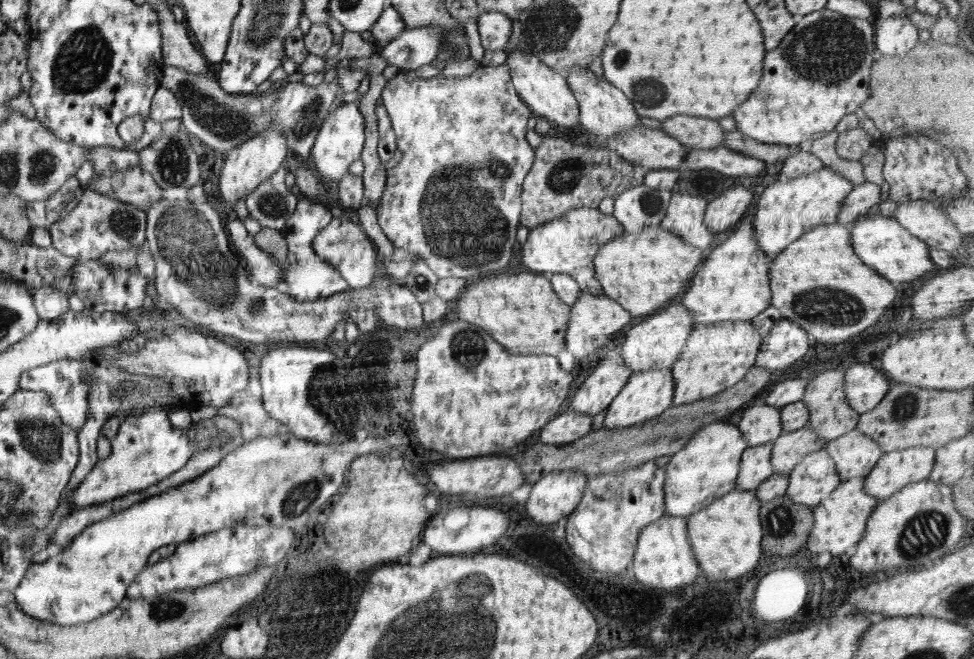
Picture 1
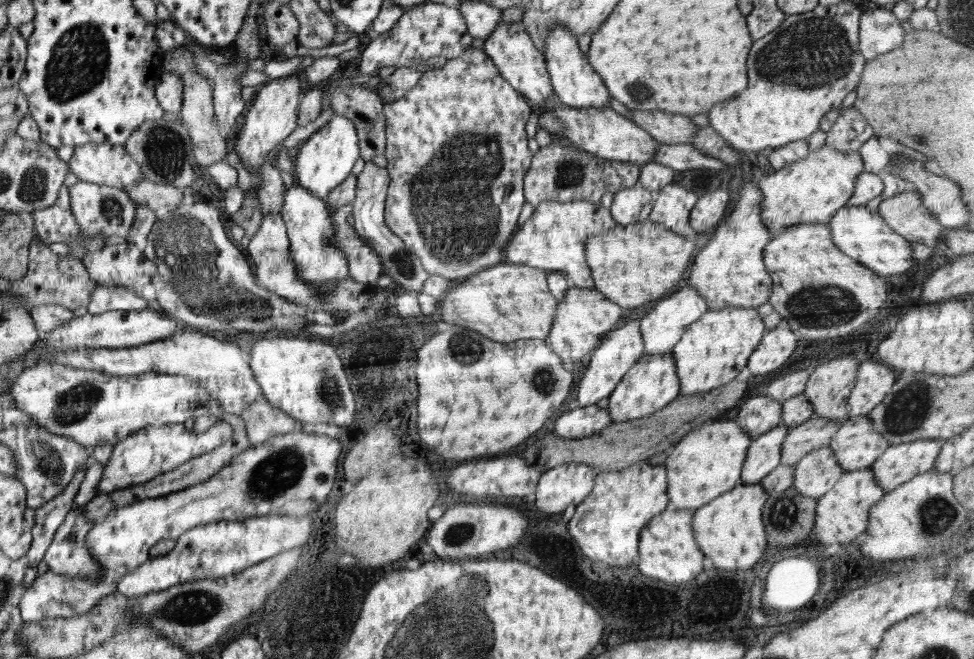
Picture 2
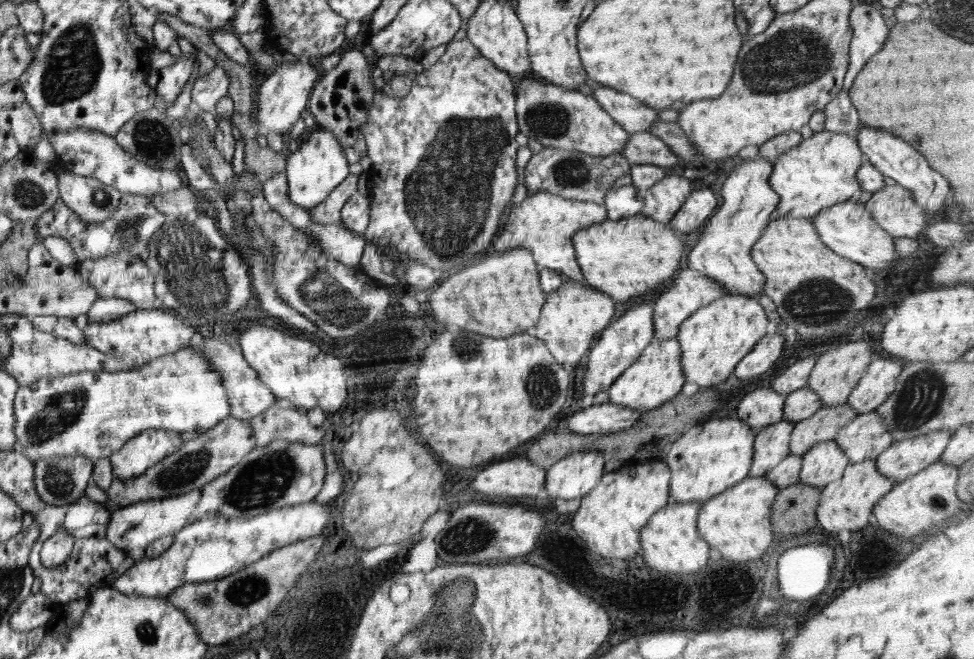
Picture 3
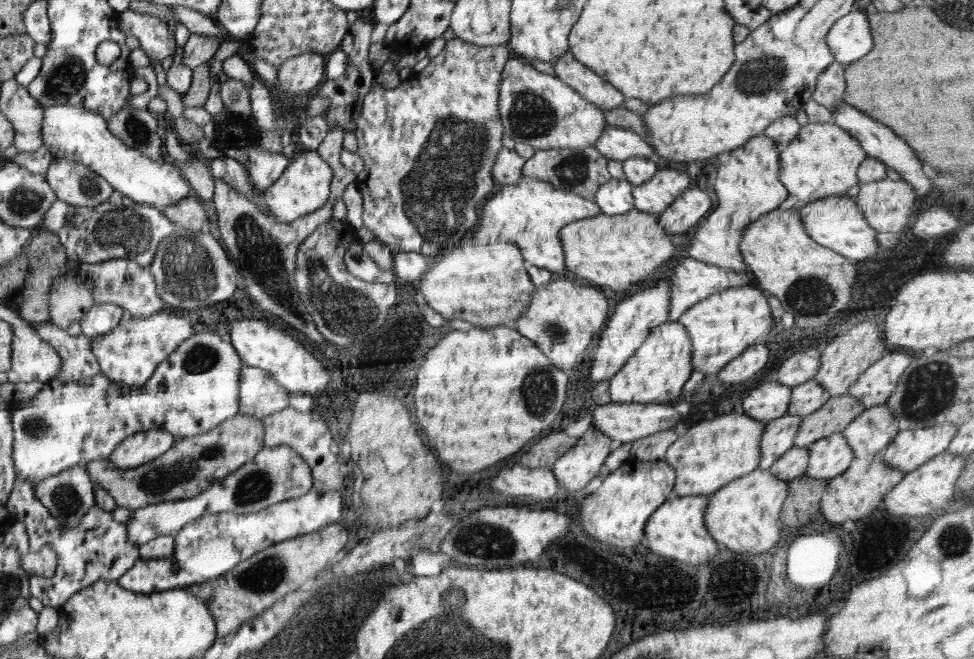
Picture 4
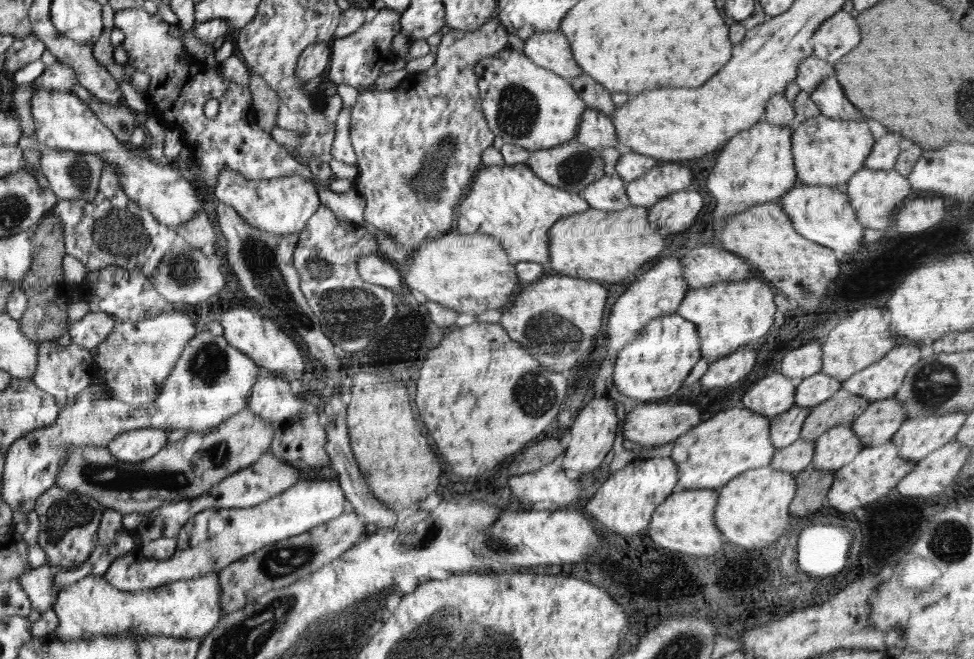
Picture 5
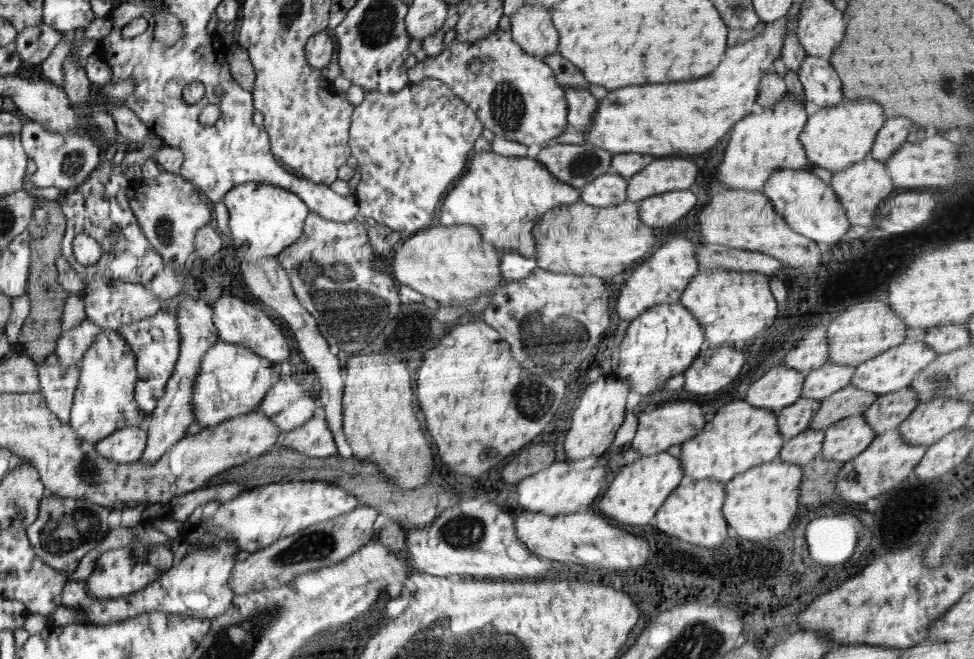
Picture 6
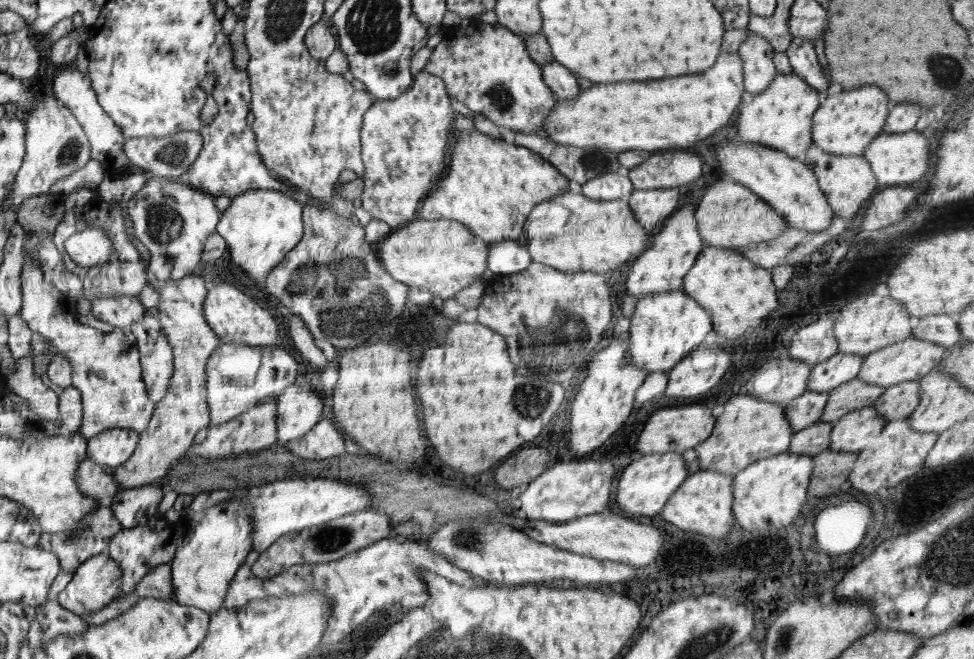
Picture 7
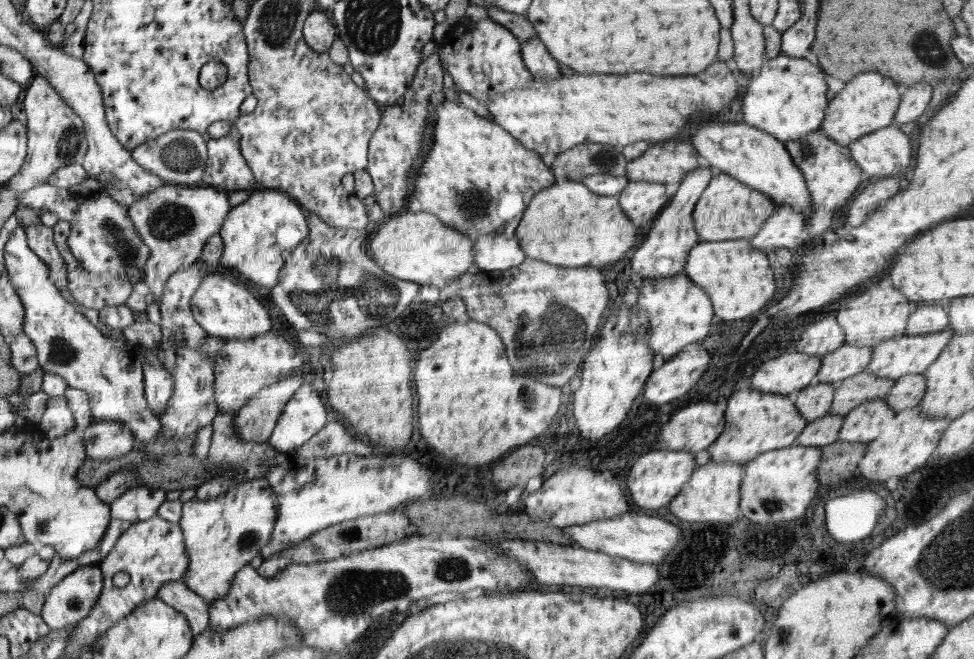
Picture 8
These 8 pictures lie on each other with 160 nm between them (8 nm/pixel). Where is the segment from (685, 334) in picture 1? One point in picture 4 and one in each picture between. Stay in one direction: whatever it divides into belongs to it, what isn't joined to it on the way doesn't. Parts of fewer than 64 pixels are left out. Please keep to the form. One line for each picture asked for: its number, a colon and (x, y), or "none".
2: (662, 327)
3: (689, 290)
4: (693, 280)

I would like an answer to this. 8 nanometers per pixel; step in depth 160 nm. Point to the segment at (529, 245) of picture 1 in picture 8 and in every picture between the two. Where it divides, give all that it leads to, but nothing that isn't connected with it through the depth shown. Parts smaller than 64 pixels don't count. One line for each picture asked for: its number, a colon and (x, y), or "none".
2: (553, 238)
3: (544, 223)
4: (530, 214)
5: (509, 202)
6: (503, 197)
7: (490, 185)
8: (477, 178)

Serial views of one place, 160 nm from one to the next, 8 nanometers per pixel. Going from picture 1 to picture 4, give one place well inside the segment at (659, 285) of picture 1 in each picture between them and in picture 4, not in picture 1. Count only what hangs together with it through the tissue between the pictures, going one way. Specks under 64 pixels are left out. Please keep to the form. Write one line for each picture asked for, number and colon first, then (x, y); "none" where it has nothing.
2: (632, 265)
3: (626, 258)
4: (620, 250)

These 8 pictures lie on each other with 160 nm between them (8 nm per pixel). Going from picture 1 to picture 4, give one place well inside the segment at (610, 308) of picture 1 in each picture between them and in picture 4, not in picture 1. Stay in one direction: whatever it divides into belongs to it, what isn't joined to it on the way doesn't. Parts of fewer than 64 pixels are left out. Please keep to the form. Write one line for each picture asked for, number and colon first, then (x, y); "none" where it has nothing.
2: (582, 318)
3: (573, 315)
4: (563, 316)

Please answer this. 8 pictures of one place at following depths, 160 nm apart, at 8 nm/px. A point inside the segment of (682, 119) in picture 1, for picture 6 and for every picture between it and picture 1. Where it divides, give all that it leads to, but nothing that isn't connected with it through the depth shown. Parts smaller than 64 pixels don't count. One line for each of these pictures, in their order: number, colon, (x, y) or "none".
2: (668, 128)
3: (633, 116)
4: (601, 93)
5: (551, 50)
6: (532, 27)

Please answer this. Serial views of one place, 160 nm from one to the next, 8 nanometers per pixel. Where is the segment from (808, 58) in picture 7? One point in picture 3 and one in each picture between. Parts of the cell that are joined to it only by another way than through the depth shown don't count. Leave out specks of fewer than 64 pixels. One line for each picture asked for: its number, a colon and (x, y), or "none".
3: (898, 160)
4: (879, 142)
5: (830, 98)
6: (821, 85)

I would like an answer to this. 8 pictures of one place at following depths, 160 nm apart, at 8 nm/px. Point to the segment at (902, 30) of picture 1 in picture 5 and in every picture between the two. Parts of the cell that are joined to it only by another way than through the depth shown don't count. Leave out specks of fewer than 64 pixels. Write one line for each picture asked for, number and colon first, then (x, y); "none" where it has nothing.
2: (880, 31)
3: (869, 31)
4: (849, 38)
5: (836, 36)

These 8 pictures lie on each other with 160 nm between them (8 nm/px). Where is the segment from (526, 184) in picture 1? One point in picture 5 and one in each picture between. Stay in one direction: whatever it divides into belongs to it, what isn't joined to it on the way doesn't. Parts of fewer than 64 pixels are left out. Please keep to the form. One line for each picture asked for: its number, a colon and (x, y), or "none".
2: (558, 174)
3: (577, 176)
4: (581, 171)
5: (571, 166)

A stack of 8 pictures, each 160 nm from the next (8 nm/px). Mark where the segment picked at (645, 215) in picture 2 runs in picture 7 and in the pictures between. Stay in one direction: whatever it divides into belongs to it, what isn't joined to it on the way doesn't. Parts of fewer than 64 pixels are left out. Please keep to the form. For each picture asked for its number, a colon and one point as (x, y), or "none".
3: (626, 201)
4: (615, 197)
5: (607, 194)
6: (610, 189)
7: (616, 185)

